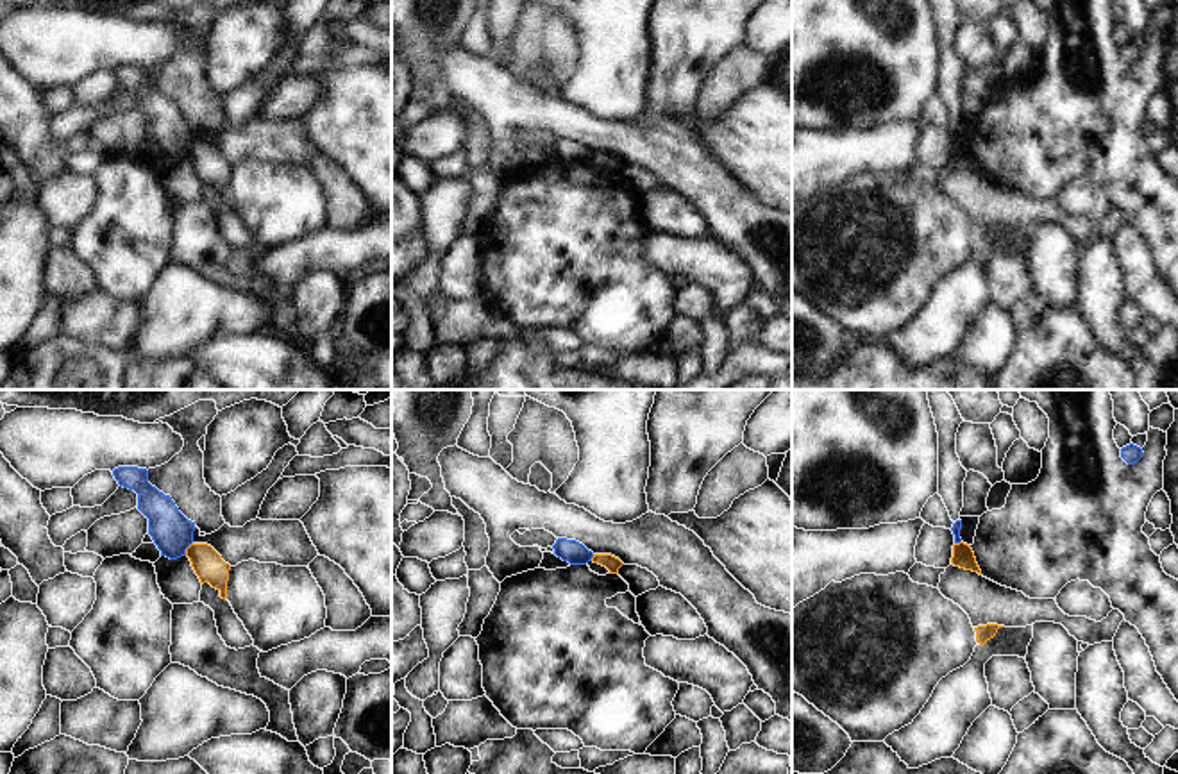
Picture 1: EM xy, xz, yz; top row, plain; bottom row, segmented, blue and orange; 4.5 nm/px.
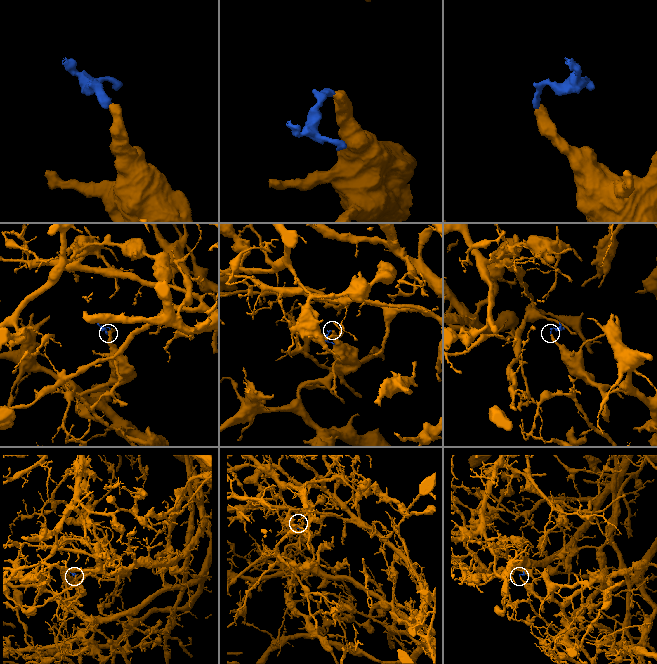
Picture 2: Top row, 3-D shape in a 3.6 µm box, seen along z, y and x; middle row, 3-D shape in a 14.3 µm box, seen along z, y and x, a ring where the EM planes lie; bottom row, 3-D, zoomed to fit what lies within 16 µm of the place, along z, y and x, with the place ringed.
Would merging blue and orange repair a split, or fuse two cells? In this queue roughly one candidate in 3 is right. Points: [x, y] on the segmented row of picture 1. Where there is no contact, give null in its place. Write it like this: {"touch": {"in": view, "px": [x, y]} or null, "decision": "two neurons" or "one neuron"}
{"touch": {"in": "xy", "px": [186, 547]}, "decision": "two neurons"}

